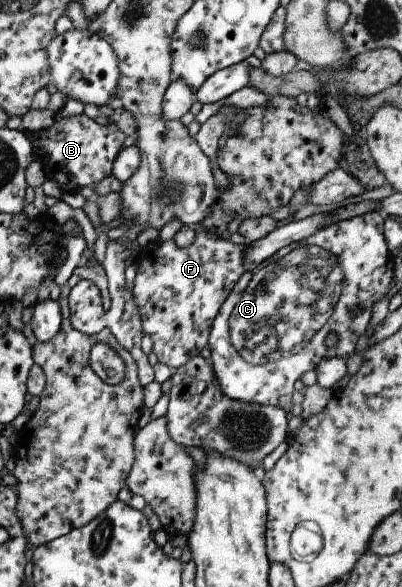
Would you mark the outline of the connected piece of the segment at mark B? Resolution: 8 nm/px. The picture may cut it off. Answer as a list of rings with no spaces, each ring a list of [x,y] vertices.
[[[83,113],[77,117],[57,115],[50,127],[33,131],[27,135],[31,147],[40,154],[40,157],[35,160],[41,165],[47,179],[59,182],[63,193],[76,193],[79,188],[98,183],[103,177],[110,175],[113,159],[117,157],[117,153],[121,151],[123,141],[125,141],[125,135],[121,131],[117,131],[115,124],[100,125]]]

